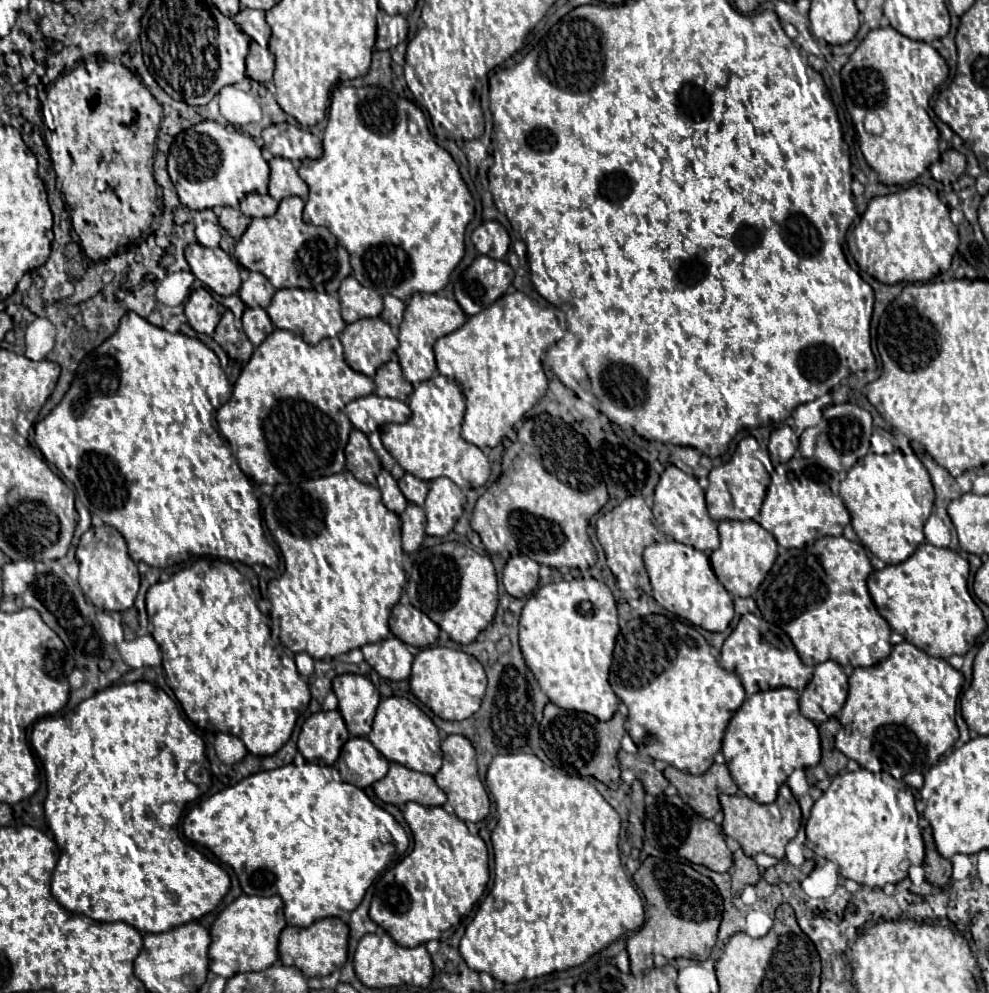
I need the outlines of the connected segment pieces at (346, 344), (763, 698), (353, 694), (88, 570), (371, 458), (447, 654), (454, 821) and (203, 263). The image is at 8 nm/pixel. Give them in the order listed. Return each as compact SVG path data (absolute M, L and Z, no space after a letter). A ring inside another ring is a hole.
M381 317L359 319L347 325L339 339L345 349L347 365L367 377L373 377L397 349L397 337Z
M781 687L771 691L759 691L745 699L745 703L731 717L723 737L723 749L727 767L737 787L757 803L773 803L779 787L795 769L809 769L819 765L821 743L815 723L799 711L799 695L795 689Z
M339 675L333 679L333 693L339 699L339 713L353 737L365 737L371 731L379 705L379 691L363 675Z
M99 527L91 529L91 541L77 547L77 561L79 561L79 587L91 599L91 603L105 611L125 611L133 607L133 601L140 588L140 573L135 561L127 553L127 543L119 531L113 527Z
M353 429L349 435L349 443L345 447L347 457L347 471L363 483L377 485L377 475L381 473L381 461L375 455L375 451L369 445L369 439L365 433Z
M449 647L421 649L413 659L413 671L409 683L413 695L421 703L425 703L441 719L449 721L463 721L471 717L479 709L487 689L487 677L483 665L473 655Z
M407 803L403 817L413 831L413 851L393 867L393 881L385 881L383 875L375 881L369 917L403 947L417 947L431 939L445 941L447 937L451 937L451 933L455 933L461 919L473 909L473 905L485 892L489 881L487 847L479 835L469 833L465 821L461 821L453 813L447 813L443 807Z
M193 243L185 249L191 273L219 295L235 295L241 287L239 265L221 249L209 249Z

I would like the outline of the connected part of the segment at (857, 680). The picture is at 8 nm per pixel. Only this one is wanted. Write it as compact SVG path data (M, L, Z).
M907 641L893 645L893 651L887 659L867 669L857 667L849 677L849 697L841 711L841 729L835 737L835 745L845 757L857 761L863 769L887 771L895 779L901 779L905 775L903 782L909 788L918 790L924 784L923 775L959 739L955 711L961 687L963 675L957 669L953 669L945 659L931 657Z

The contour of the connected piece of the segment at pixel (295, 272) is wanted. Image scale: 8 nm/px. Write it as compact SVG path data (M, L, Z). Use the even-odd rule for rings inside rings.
M287 197L273 217L253 219L235 245L233 257L249 271L263 273L275 289L315 289L337 297L337 289L351 275L349 253L333 239L327 227L315 227L301 219L303 201Z

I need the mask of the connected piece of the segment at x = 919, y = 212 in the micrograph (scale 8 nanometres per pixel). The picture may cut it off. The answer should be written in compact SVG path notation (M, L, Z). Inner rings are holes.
M911 185L893 195L873 197L859 221L847 241L849 252L857 262L858 273L862 279L865 275L869 275L885 285L921 283L935 279L937 275L949 269L953 253L959 246L958 230L949 219L947 205L941 203L941 199L935 193L931 193L925 185Z

